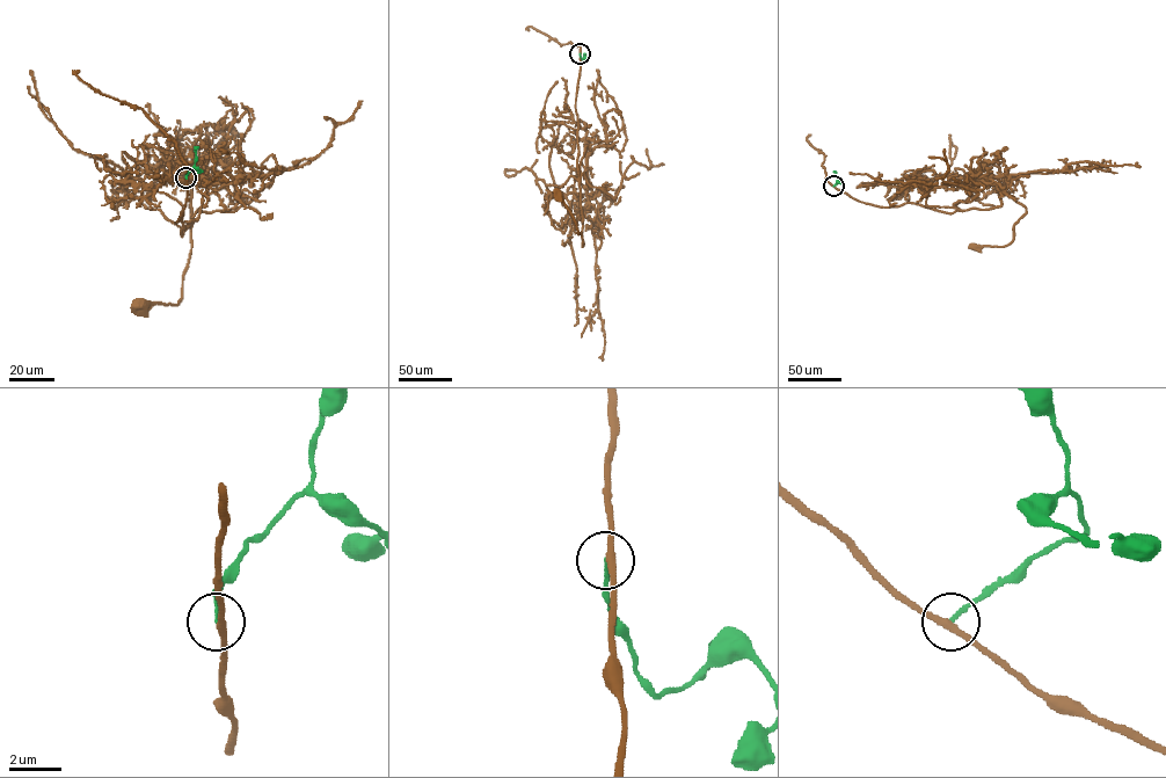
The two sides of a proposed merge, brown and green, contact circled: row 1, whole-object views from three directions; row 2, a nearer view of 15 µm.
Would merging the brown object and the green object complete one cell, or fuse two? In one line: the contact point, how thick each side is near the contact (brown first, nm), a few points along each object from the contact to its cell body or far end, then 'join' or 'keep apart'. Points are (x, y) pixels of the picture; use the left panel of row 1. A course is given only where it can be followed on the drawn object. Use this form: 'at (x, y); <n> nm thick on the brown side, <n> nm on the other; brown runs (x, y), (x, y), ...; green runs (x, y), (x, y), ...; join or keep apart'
at (186, 177); 280 nm thick on the brown side, 160 nm on the other; brown runs (186, 179), (180, 233), (192, 219), (189, 173), (194, 222), (181, 298), (139, 304); green runs (186, 177), (195, 166), (196, 147); keep apart

